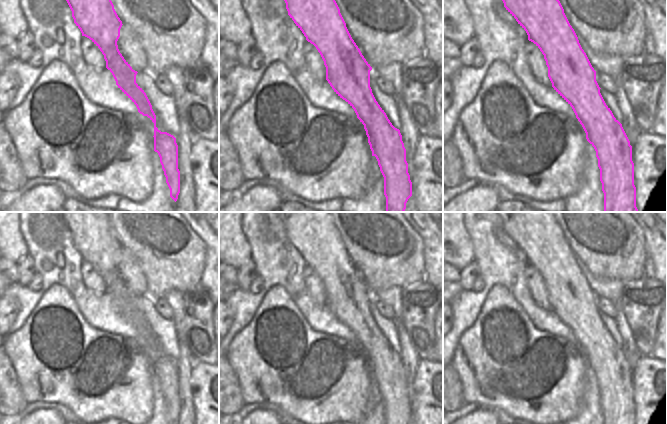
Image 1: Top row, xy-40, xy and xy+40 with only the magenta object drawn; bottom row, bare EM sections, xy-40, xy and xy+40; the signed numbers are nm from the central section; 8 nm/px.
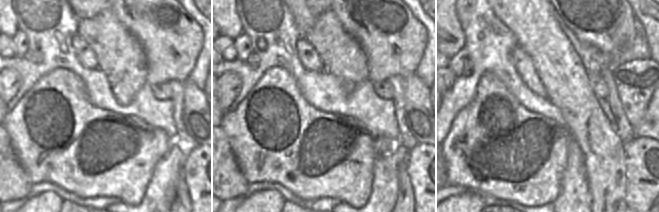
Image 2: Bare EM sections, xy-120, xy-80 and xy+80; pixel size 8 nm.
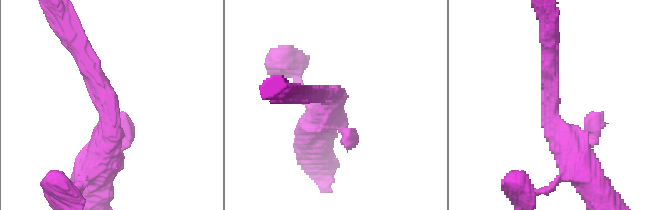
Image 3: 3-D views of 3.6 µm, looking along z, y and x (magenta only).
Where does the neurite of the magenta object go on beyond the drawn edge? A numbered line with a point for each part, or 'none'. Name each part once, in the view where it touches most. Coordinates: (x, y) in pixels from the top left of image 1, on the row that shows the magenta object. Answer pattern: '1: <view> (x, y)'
none

